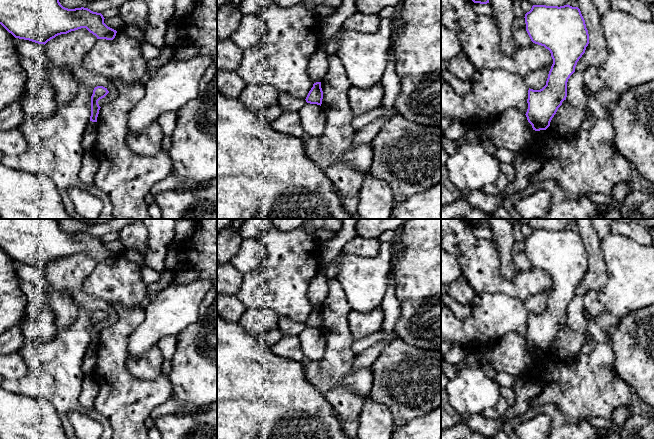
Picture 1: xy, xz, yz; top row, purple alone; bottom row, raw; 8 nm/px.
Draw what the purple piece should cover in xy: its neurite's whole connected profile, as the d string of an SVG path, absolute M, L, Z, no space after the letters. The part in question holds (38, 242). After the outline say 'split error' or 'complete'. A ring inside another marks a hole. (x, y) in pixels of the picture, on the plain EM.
M0 219L0 248L15 262L46 268L61 258L86 252L97 263L113 264L117 255L104 247L101 237L88 232L63 231L58 219Z | complete

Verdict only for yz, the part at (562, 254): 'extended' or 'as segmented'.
as segmented

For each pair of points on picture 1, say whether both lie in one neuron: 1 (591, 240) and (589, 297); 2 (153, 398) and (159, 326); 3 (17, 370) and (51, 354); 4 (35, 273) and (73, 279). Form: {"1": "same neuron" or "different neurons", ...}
{"1": "different neurons", "2": "different neurons", "3": "different neurons", "4": "different neurons"}

